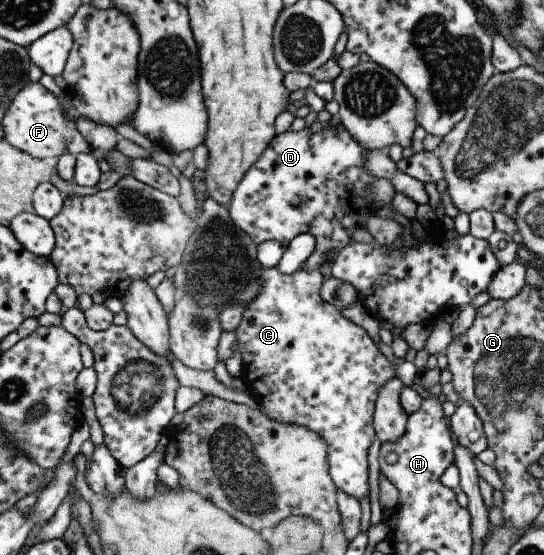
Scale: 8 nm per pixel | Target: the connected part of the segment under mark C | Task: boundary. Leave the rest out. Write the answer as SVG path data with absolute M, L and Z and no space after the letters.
M263 267L261 272L261 290L259 294L253 298L253 302L247 306L243 311L239 328L237 328L236 343L238 350L242 356L242 371L240 373L240 380L243 380L245 388L247 388L247 394L251 398L255 398L261 406L261 411L264 416L269 416L271 420L275 422L281 422L283 424L299 424L299 426L305 426L309 428L311 432L317 432L321 434L321 440L327 444L329 452L327 452L327 464L329 464L329 476L333 480L337 489L343 490L345 494L357 498L359 502L365 498L369 499L370 486L369 486L369 464L368 464L368 450L372 442L376 438L375 428L373 426L373 414L375 414L375 402L379 398L379 392L381 388L395 378L396 365L392 364L386 357L379 351L378 346L374 340L371 339L369 334L361 327L355 324L350 319L344 317L333 304L329 304L321 298L319 290L325 282L325 277L321 275L317 270L295 270L293 274L281 274L277 267Z

